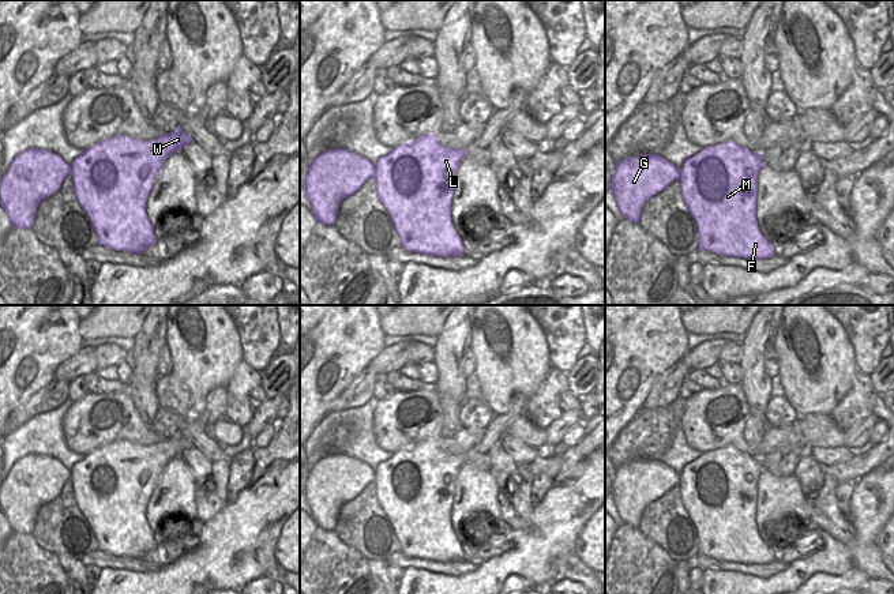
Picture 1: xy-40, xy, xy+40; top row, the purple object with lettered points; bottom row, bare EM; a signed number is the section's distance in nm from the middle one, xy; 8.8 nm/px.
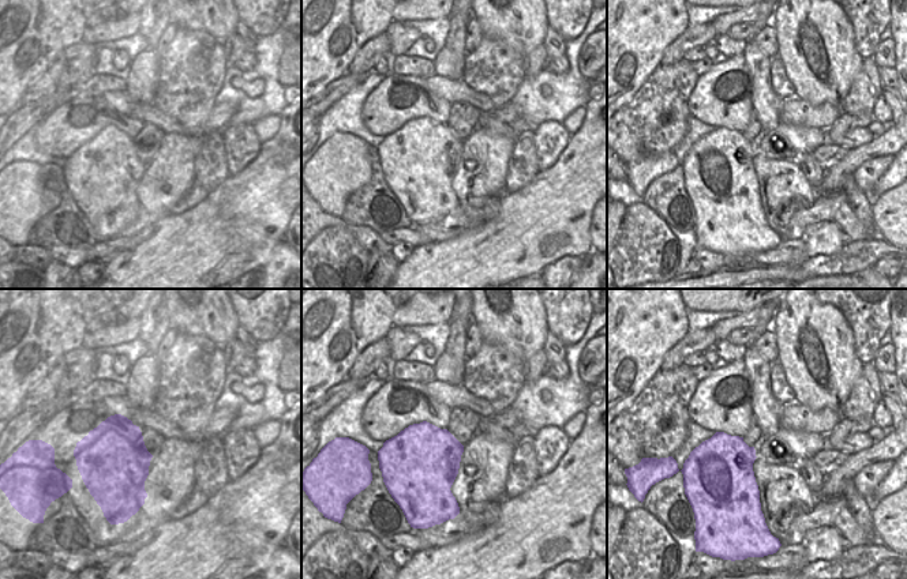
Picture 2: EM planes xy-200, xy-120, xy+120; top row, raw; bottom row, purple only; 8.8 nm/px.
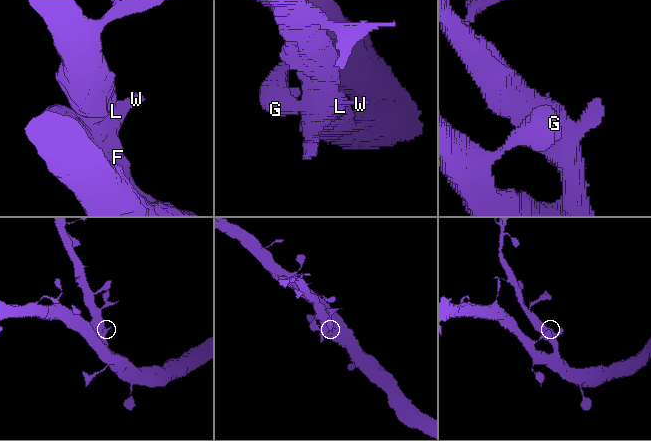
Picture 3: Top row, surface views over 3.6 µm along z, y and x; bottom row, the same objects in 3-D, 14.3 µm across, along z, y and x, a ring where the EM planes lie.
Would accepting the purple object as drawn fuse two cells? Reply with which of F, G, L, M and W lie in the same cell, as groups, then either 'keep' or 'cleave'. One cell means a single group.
F G L M W; keep

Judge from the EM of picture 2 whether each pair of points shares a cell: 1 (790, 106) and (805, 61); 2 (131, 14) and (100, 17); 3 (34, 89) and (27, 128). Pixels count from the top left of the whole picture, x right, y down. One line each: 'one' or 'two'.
1: two
2: one
3: two

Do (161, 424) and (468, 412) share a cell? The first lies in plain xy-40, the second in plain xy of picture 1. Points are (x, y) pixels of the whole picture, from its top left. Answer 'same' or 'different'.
same

